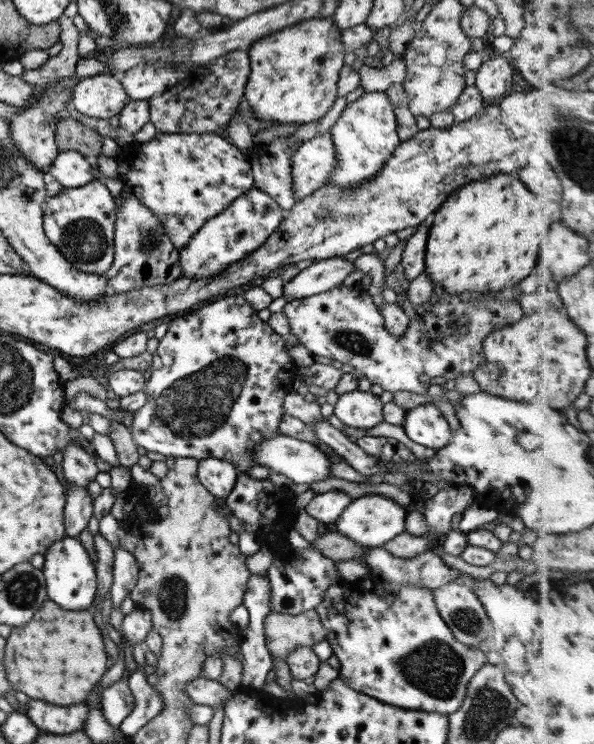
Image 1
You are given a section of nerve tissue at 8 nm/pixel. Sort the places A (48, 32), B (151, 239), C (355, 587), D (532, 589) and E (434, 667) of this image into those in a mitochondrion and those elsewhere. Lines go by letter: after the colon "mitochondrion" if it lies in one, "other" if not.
A: other
B: mitochondrion
C: other
D: other
E: mitochondrion

